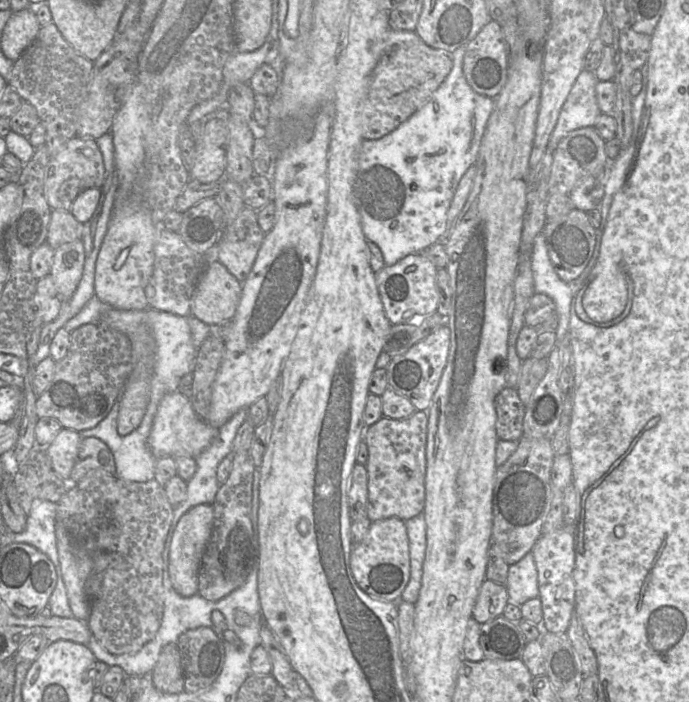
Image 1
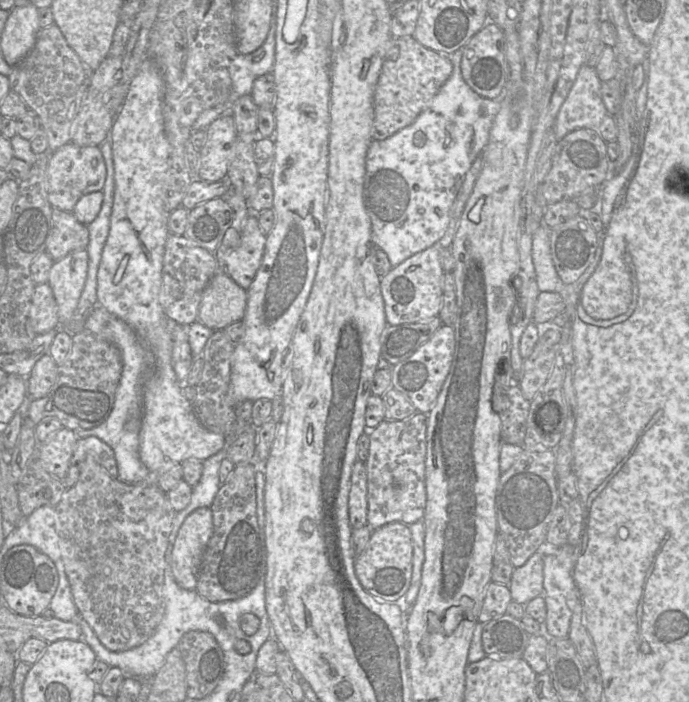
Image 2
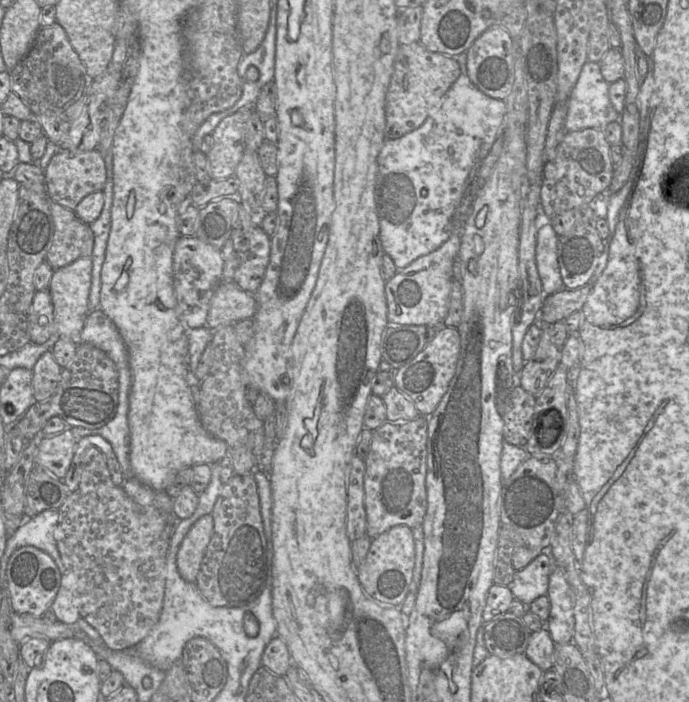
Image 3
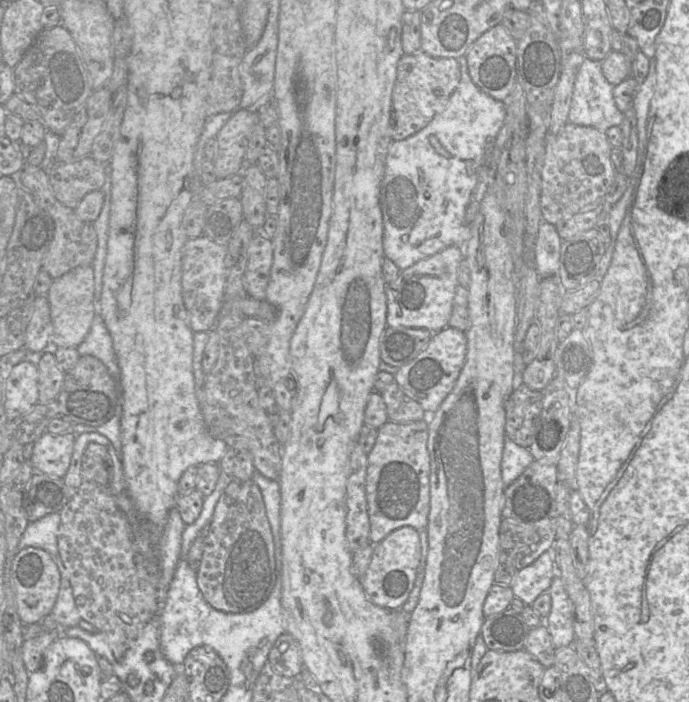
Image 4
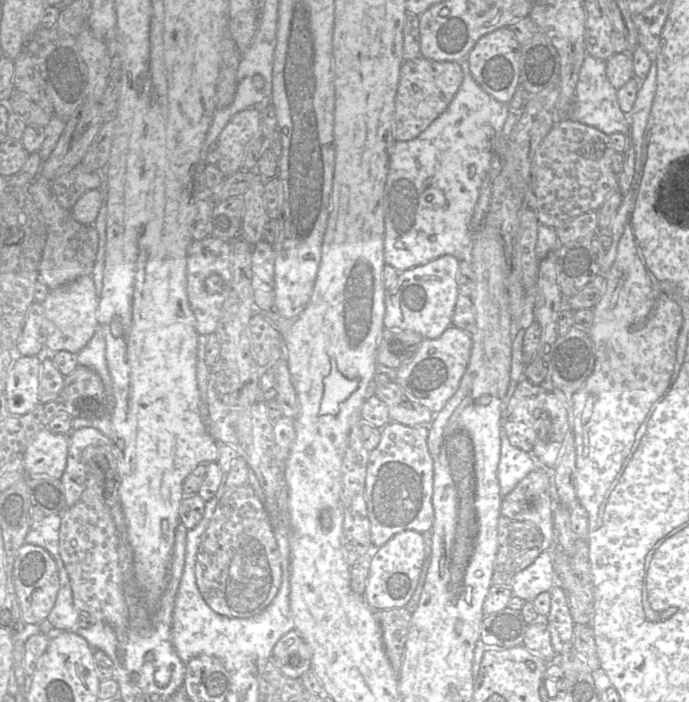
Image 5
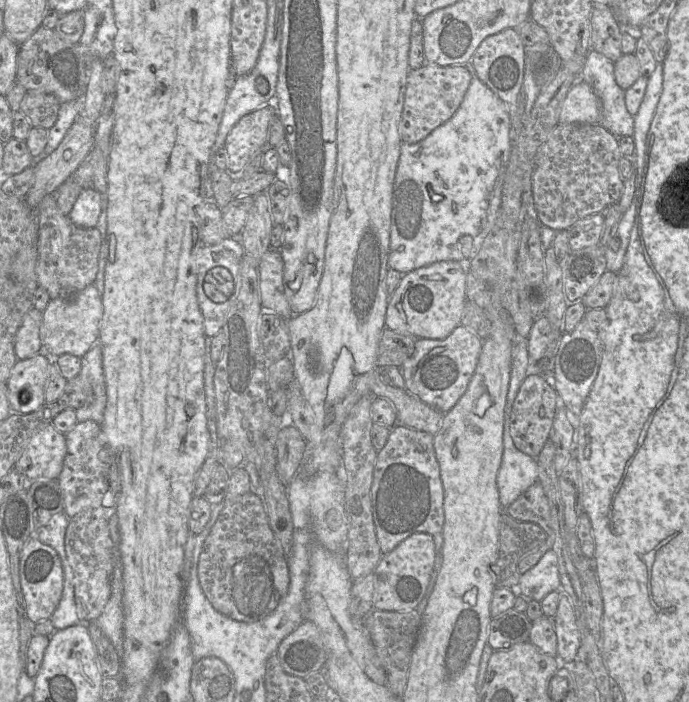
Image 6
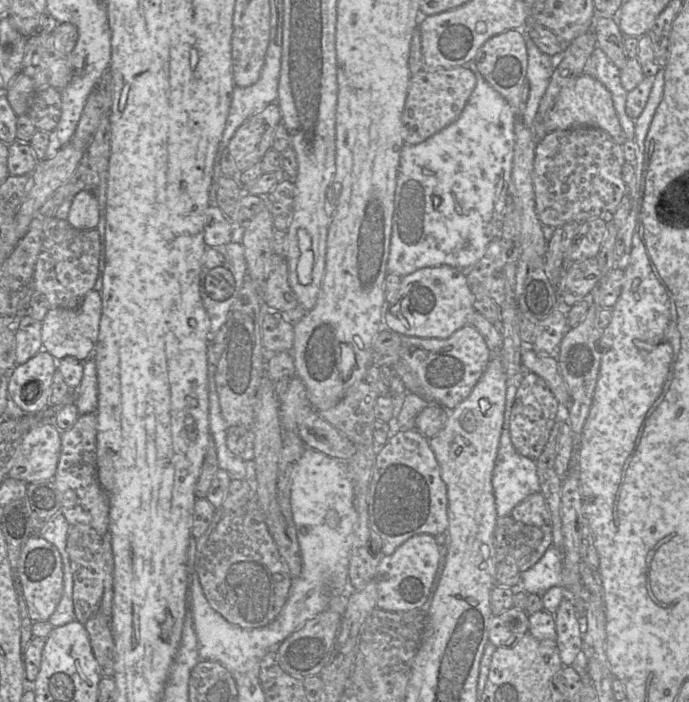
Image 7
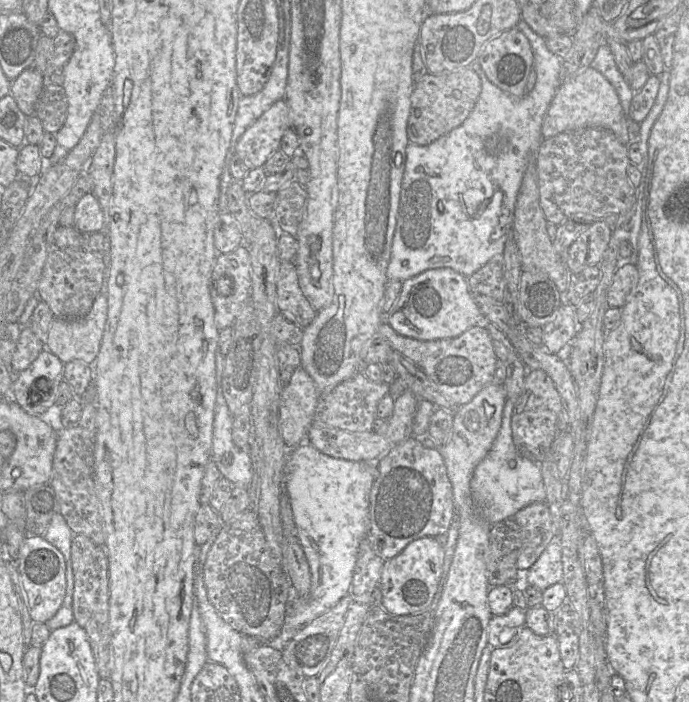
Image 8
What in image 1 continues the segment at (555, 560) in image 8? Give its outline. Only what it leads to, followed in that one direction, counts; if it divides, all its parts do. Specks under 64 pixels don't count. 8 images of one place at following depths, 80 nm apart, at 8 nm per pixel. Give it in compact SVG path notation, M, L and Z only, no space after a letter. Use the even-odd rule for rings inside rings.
M532 552L509 566L505 587L508 592L508 603L517 606L539 597L538 571Z

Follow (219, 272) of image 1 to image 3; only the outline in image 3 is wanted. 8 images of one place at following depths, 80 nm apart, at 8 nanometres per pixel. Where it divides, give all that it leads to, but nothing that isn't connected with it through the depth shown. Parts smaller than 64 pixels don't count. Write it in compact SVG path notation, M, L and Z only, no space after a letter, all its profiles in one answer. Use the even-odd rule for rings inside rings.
M222 280L211 298L206 326L216 330L242 319L253 318L257 307L253 294L239 288L234 281Z

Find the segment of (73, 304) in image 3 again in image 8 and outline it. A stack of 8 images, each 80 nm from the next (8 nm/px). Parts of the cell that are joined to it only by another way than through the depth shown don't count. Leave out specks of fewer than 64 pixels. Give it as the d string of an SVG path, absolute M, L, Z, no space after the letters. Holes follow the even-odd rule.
M99 292L91 310L81 320L53 319L45 348L63 364L71 361L93 364L100 350L107 314L107 296Z

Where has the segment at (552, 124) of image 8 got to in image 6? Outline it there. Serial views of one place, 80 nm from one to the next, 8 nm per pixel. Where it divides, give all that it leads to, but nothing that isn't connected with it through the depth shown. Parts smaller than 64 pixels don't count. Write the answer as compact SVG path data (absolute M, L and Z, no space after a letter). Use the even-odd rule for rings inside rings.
M582 80L568 91L559 111L559 123L600 124L602 108L599 98L589 84Z

